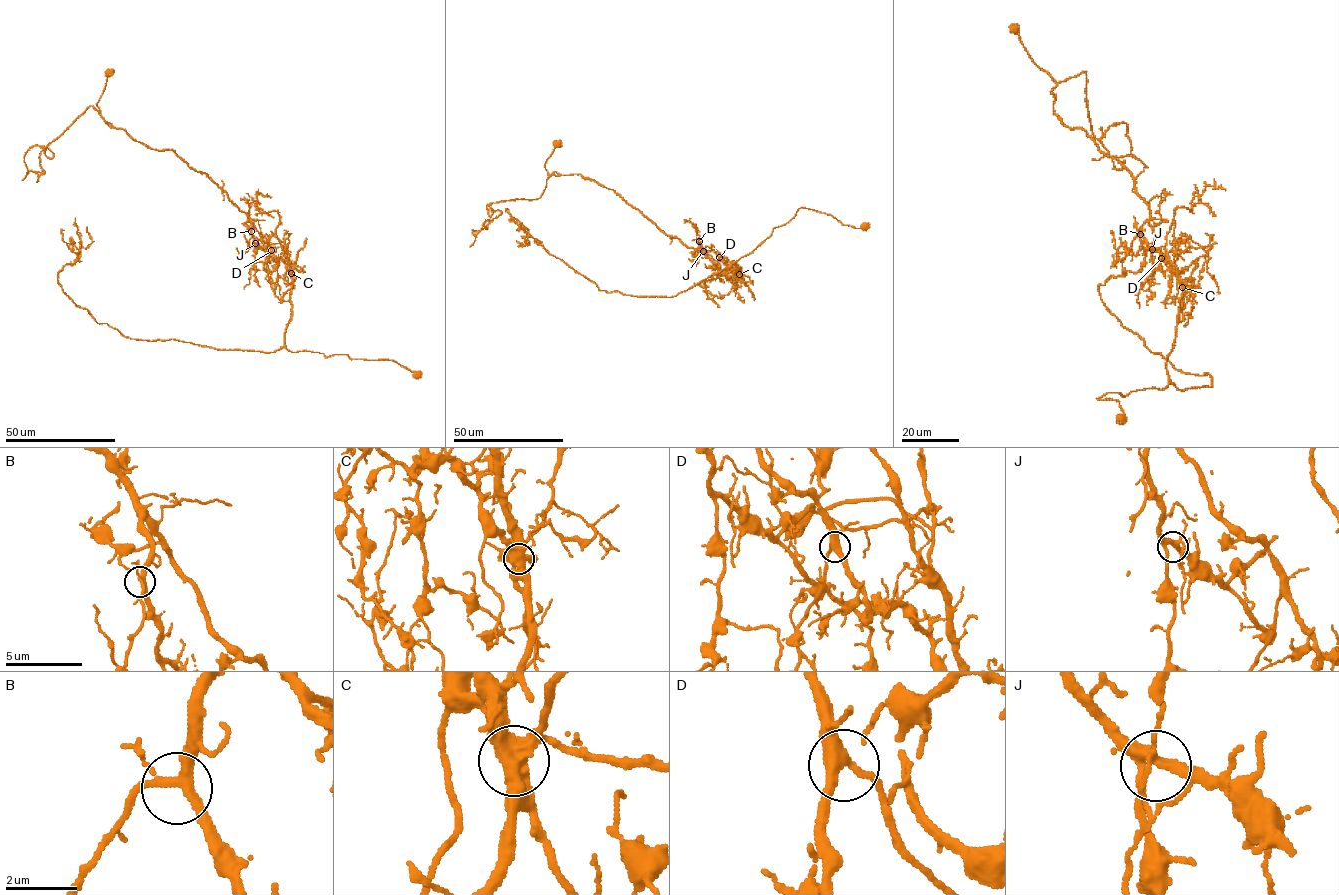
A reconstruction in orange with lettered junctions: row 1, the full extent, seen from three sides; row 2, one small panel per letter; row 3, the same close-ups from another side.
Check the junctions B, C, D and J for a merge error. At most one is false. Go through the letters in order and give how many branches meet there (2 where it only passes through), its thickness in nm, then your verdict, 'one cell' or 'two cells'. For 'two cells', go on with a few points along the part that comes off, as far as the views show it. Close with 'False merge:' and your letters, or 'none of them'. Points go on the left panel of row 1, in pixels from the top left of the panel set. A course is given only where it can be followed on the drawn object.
B: 4 | 280 nm | one cell
C: 5 | 550 nm | two cells | (291, 273), (291, 316), (273, 352), (128, 338), (98, 323), (58, 282), (79, 261), (75, 218)
D: 4 | 360 nm | one cell
J: 5 | 300 nm | one cell
False merge: C

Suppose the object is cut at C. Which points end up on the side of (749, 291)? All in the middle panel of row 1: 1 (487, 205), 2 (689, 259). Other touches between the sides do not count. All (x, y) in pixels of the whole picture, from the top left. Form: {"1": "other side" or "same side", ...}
{"1": "same side", "2": "same side"}

